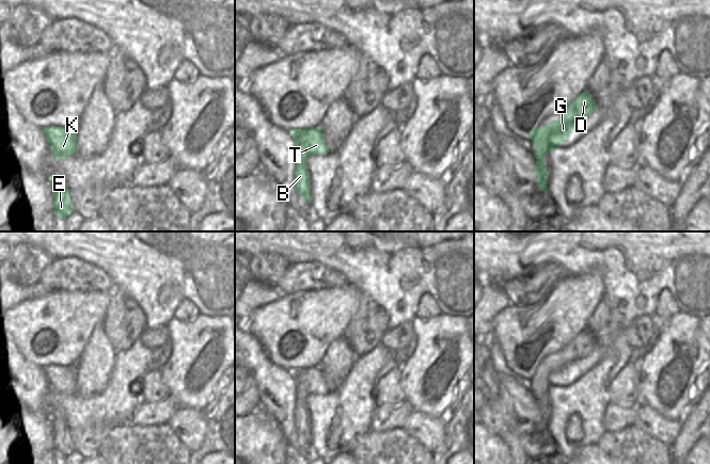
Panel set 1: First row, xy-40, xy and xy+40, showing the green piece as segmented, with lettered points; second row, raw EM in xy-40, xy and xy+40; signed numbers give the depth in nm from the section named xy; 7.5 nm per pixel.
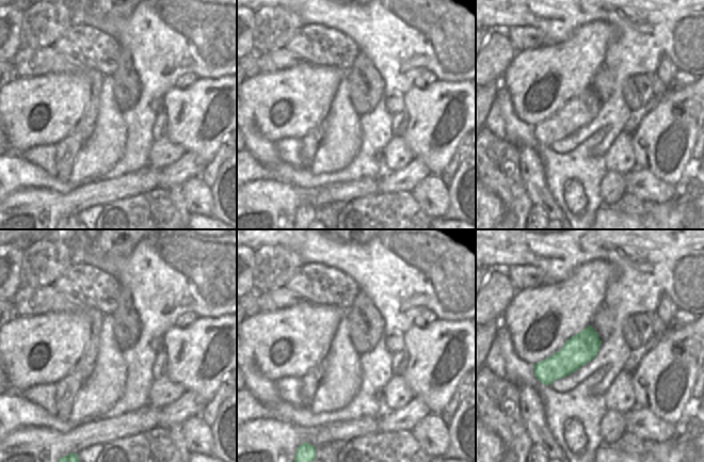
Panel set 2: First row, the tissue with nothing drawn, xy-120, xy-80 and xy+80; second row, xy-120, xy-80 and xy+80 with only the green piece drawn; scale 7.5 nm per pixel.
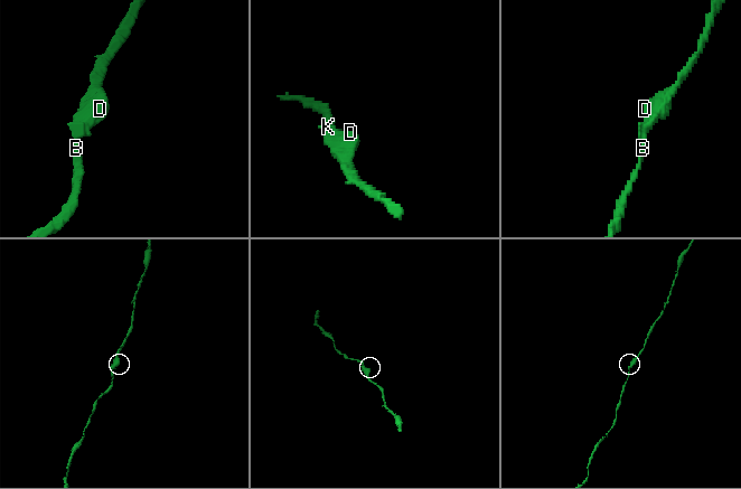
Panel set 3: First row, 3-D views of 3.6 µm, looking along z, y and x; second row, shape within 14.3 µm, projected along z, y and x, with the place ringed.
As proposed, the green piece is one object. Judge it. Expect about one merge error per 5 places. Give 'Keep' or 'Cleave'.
Keep.

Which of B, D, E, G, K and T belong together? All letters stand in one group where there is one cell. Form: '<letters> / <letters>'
B D E G K T

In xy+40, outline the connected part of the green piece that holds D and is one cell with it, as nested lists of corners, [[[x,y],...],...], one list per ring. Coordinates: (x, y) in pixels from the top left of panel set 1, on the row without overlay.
[[[585,329],[556,359],[531,369],[530,378],[537,387],[536,414],[538,416],[538,425],[546,432],[549,432],[549,427],[547,425],[545,395],[548,391],[553,391],[558,385],[564,383],[574,369],[574,363],[589,355],[596,346],[594,337]]]

